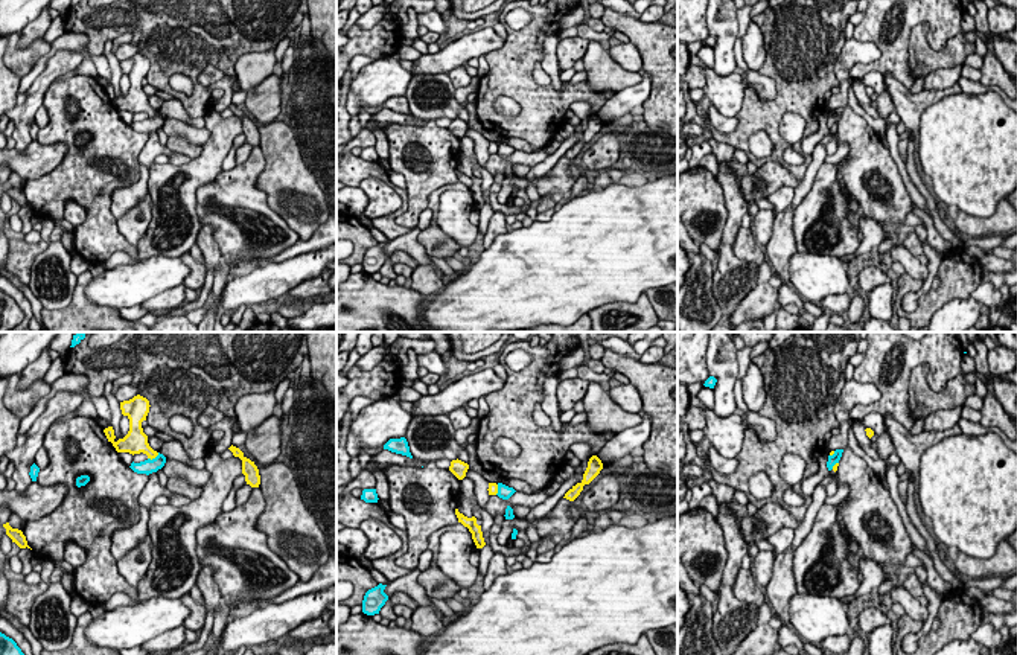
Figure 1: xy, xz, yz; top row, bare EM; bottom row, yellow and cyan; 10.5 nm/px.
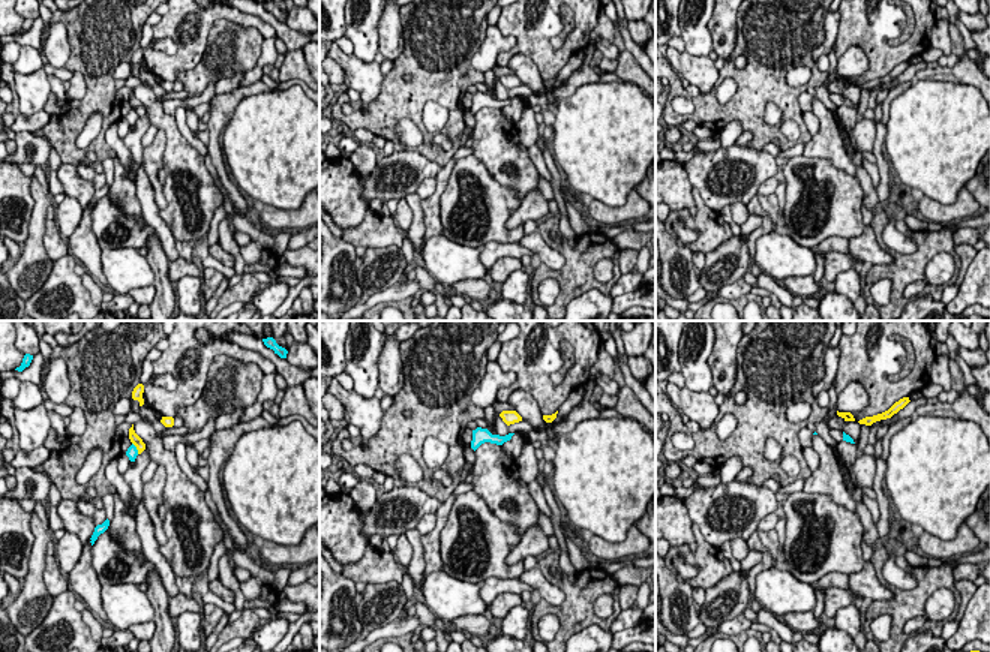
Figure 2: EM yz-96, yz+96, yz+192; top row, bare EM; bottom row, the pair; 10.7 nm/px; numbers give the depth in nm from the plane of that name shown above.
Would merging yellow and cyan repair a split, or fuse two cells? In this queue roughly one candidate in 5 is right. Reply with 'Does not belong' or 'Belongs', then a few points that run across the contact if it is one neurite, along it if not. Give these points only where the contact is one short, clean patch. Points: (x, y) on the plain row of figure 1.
Does not belong. Line: xy (159, 111), (148, 118)

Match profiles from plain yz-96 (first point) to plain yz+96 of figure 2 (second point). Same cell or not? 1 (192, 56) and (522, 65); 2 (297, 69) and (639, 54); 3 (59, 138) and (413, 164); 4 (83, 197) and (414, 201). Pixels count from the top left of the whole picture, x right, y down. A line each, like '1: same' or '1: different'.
1: different
2: different
3: different
4: different

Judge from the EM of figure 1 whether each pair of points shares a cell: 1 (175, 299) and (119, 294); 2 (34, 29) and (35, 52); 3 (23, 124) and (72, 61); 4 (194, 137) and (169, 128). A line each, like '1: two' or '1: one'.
1: two
2: two
3: one
4: one

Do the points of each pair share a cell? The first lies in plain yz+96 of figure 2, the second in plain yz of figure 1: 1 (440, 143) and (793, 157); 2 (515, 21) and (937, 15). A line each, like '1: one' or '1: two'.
1: one
2: one

